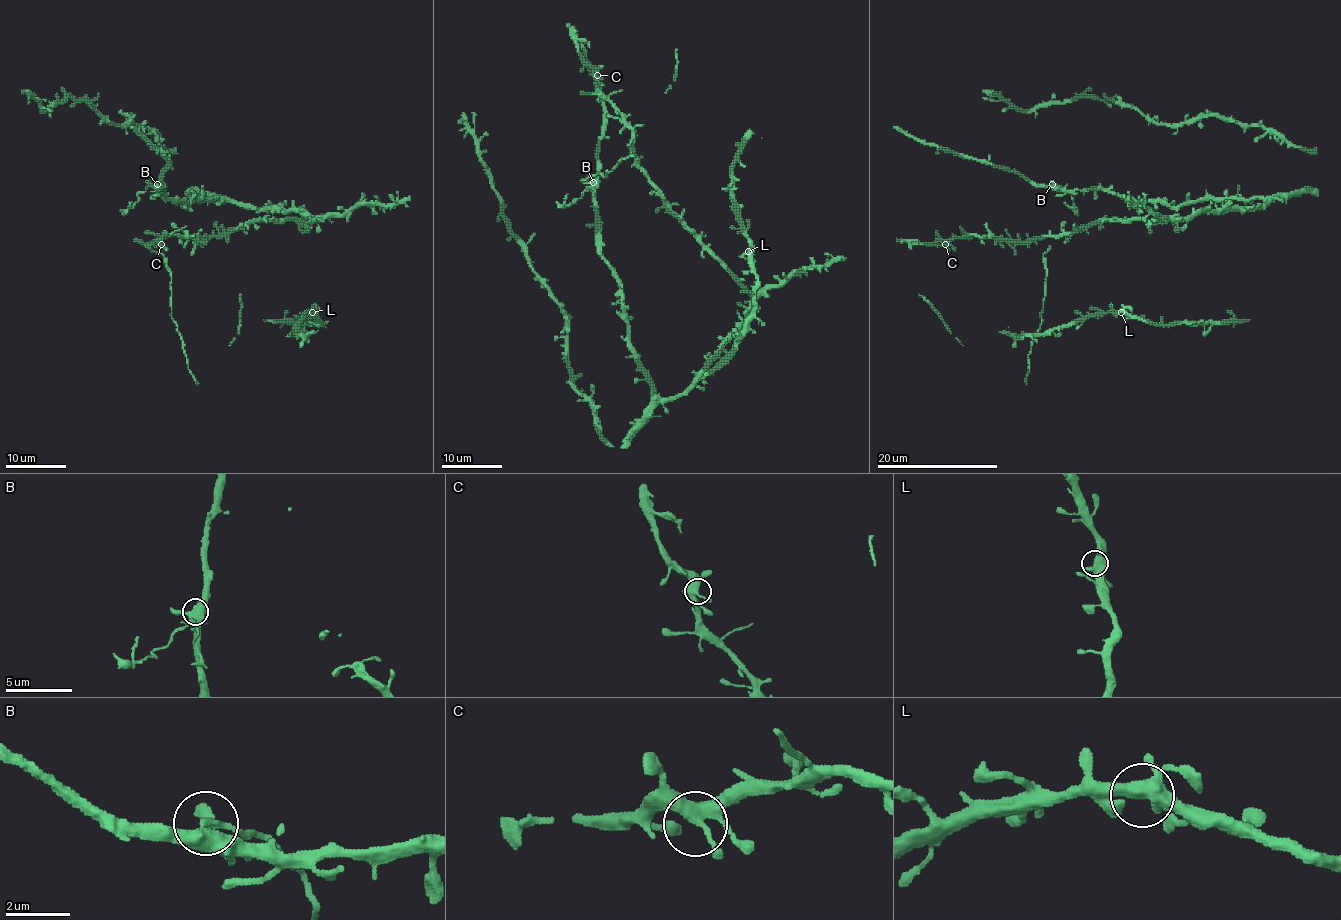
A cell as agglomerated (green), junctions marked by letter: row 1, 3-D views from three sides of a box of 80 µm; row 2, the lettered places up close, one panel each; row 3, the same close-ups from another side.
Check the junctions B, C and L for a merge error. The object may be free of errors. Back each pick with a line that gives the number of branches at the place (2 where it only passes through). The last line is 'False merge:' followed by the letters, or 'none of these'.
B: 4
False merge: B

